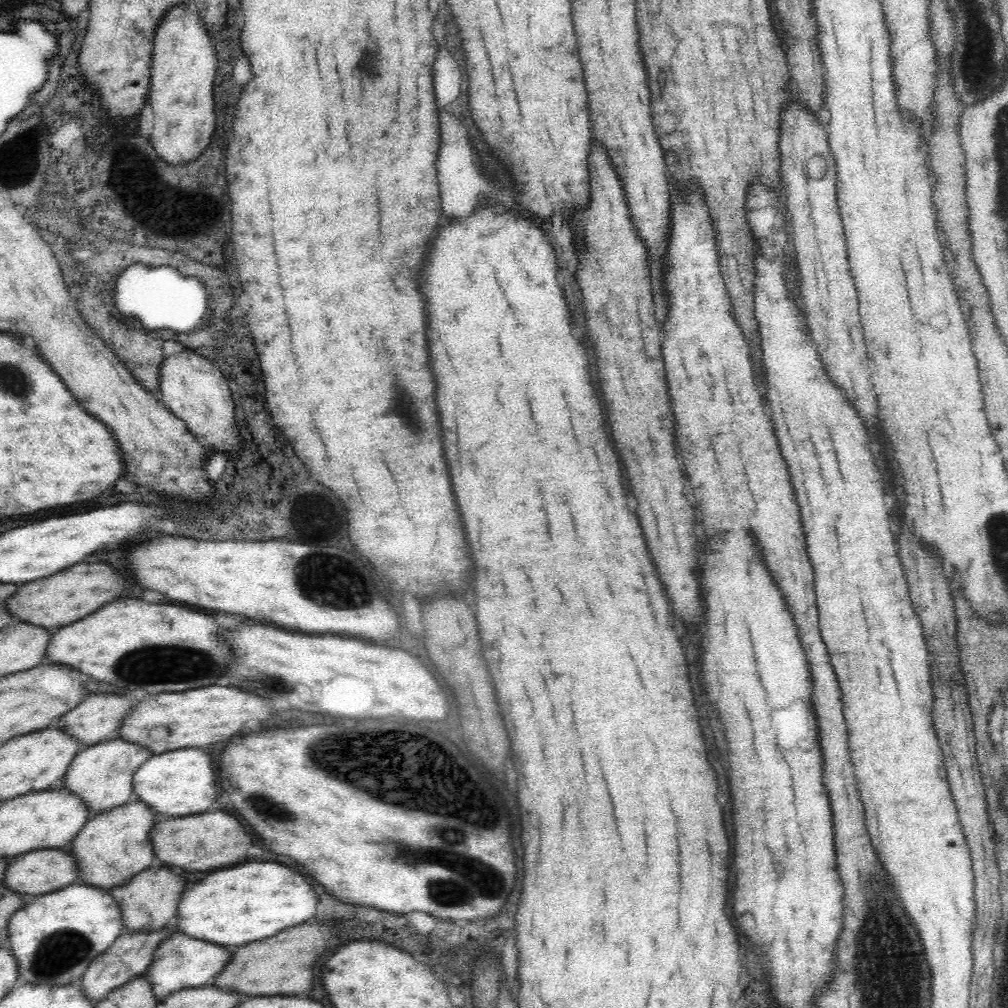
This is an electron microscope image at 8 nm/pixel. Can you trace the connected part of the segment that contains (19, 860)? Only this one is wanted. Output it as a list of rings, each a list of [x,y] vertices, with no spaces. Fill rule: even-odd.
[[[67,847],[32,850],[10,858],[3,884],[32,899],[46,894],[46,892],[52,892],[52,890],[60,890],[68,884],[74,884],[80,878],[80,869],[78,868],[76,857]]]

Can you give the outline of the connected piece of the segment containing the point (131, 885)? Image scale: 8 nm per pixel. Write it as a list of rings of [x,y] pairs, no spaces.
[[[166,865],[158,869],[149,867],[133,874],[125,883],[113,886],[109,890],[122,907],[124,930],[158,930],[173,924],[180,898],[188,886],[188,882],[176,872],[178,870]]]

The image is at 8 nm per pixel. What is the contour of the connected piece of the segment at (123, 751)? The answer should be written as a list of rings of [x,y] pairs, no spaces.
[[[115,735],[101,743],[84,746],[72,760],[61,785],[82,797],[88,805],[89,818],[94,818],[102,811],[134,799],[134,772],[154,755],[152,750]]]

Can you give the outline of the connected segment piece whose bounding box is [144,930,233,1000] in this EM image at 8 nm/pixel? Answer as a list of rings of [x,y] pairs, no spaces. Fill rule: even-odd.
[[[176,930],[170,938],[166,938],[158,950],[154,952],[154,962],[148,966],[144,975],[152,992],[158,1000],[182,989],[190,989],[212,985],[214,980],[222,974],[222,970],[230,964],[233,952],[228,952],[224,946],[214,942],[204,942],[180,930]]]

